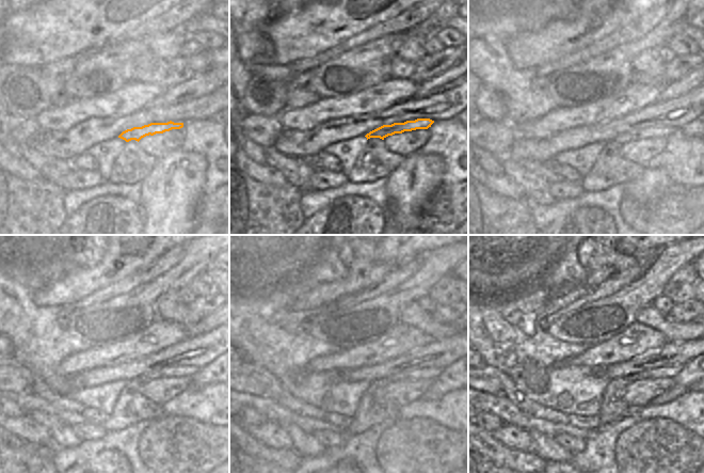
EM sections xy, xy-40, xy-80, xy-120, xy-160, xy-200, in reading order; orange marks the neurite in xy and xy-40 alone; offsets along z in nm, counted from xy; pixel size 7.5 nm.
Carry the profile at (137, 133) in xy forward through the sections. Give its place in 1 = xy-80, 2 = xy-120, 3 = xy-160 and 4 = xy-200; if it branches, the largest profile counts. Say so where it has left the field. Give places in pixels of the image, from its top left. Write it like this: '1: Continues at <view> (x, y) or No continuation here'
1: Continues at xy-80 (653, 131)
2: Continues at xy-120 (175, 371)
3: Continues at xy-160 (417, 373)
4: Continues at xy-200 (664, 372)

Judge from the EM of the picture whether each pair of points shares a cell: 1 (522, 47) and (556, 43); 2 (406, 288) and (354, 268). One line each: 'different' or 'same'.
1: same
2: different

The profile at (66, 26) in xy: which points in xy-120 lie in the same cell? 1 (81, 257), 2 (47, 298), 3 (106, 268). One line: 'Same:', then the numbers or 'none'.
Same: 2, 3

